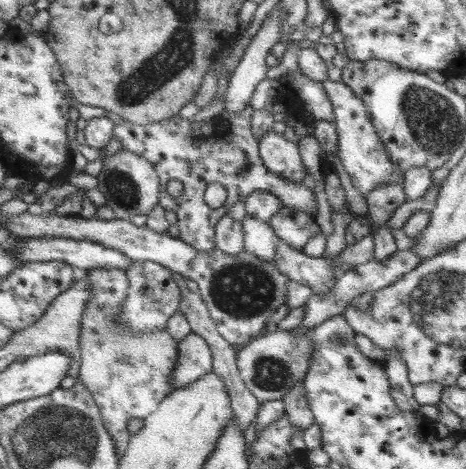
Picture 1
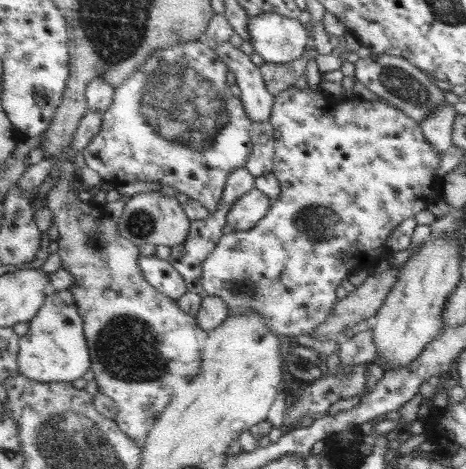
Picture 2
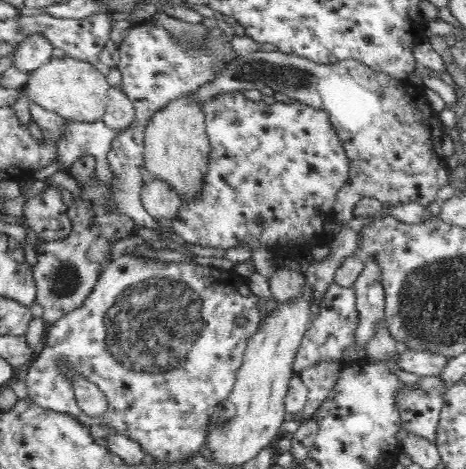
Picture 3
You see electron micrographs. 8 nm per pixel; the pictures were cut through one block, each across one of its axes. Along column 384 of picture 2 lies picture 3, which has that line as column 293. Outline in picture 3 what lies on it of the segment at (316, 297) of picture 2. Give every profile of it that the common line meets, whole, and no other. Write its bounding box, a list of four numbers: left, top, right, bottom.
[172,92,350,260]

